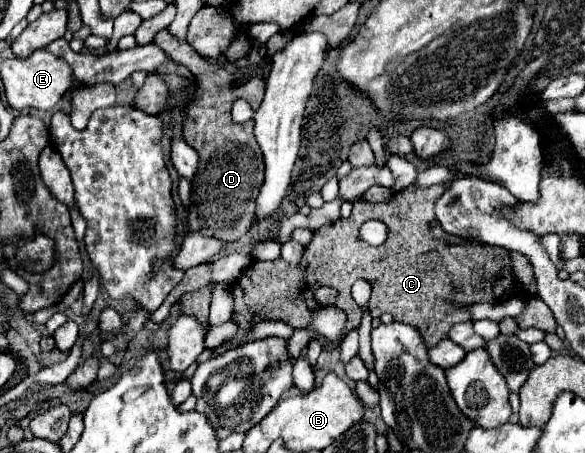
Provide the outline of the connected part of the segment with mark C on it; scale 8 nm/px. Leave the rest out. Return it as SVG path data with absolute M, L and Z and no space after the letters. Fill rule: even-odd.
M447 184L431 188L409 186L379 204L355 200L349 218L341 218L313 234L297 266L287 266L281 258L273 262L253 262L233 286L235 308L231 318L239 324L235 340L245 338L253 324L261 320L283 320L293 328L305 328L313 312L321 308L313 298L319 286L333 286L339 292L335 306L347 312L347 332L357 328L361 324L361 308L351 296L351 286L357 278L365 278L373 286L369 300L371 316L389 312L397 322L413 324L421 332L427 348L445 338L451 326L471 320L467 312L459 310L461 304L501 302L509 296L523 296L521 284L513 278L509 268L505 250L497 246L451 246L429 234L429 222L435 218L433 202L445 192L445 186ZM365 220L381 220L387 224L389 238L385 244L369 246L361 242L359 226Z

